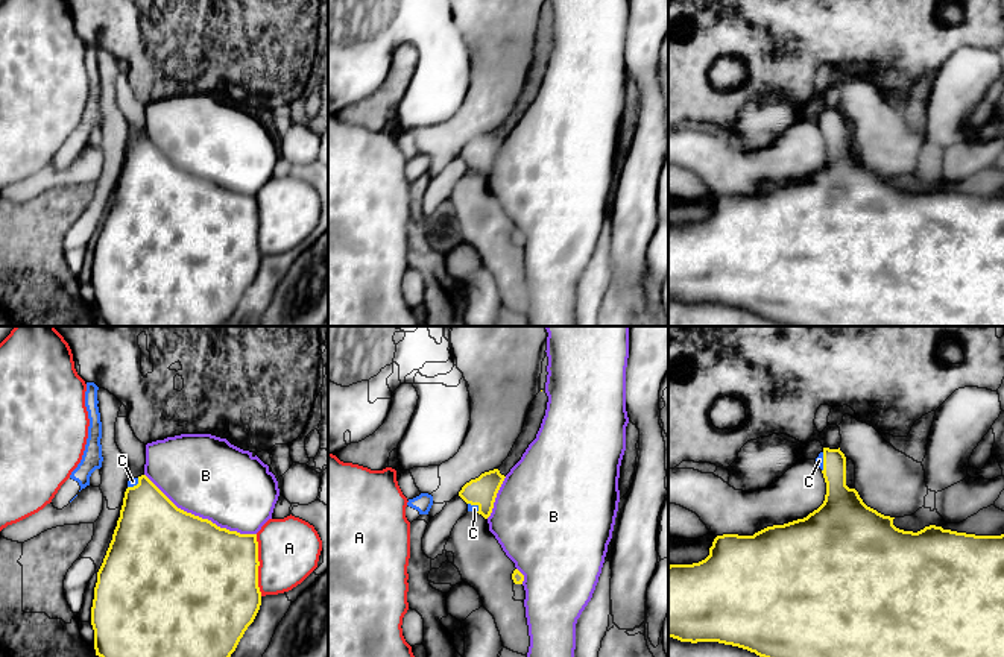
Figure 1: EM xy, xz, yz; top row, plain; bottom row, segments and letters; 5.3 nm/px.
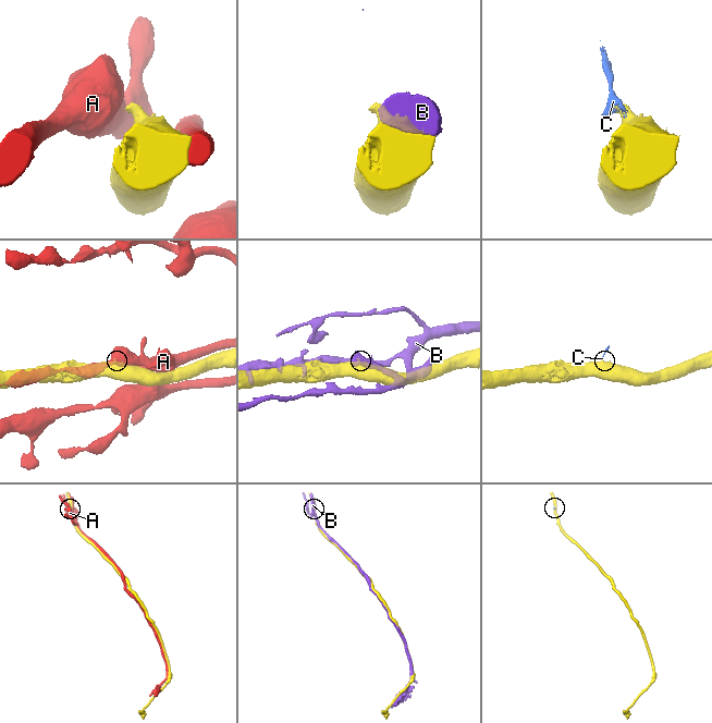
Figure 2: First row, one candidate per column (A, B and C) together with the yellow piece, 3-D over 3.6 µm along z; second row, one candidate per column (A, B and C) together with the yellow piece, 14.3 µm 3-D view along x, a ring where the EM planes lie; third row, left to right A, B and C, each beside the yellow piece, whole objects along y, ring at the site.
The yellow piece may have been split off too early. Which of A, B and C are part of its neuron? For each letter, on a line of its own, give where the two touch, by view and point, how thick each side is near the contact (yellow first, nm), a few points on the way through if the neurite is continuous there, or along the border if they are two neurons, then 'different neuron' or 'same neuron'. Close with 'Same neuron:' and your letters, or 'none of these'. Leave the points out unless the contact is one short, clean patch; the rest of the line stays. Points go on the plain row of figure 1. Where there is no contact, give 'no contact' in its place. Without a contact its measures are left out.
A: contact xy (258, 225); calibres 480 and 320 nm; different neuron
B: contact xy (201, 178); calibres 500 and 440 nm; different neuron
C: contact yz (824, 122); calibres 190 and 50 nm; way yz (842, 164), (834, 132), (824, 122), (819, 120); same neuron
Same neuron: C

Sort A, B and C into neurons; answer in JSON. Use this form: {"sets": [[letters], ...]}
{"sets": [["A"], ["B"], ["C"]]}

